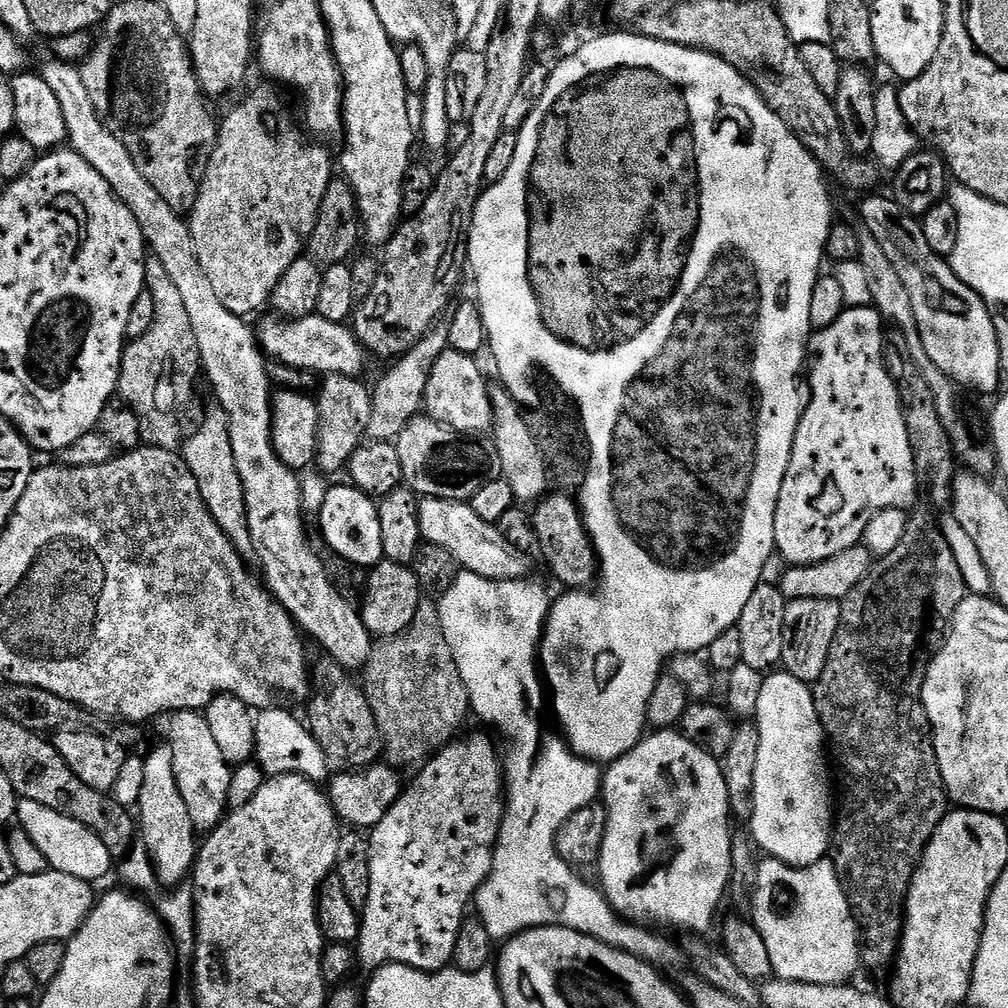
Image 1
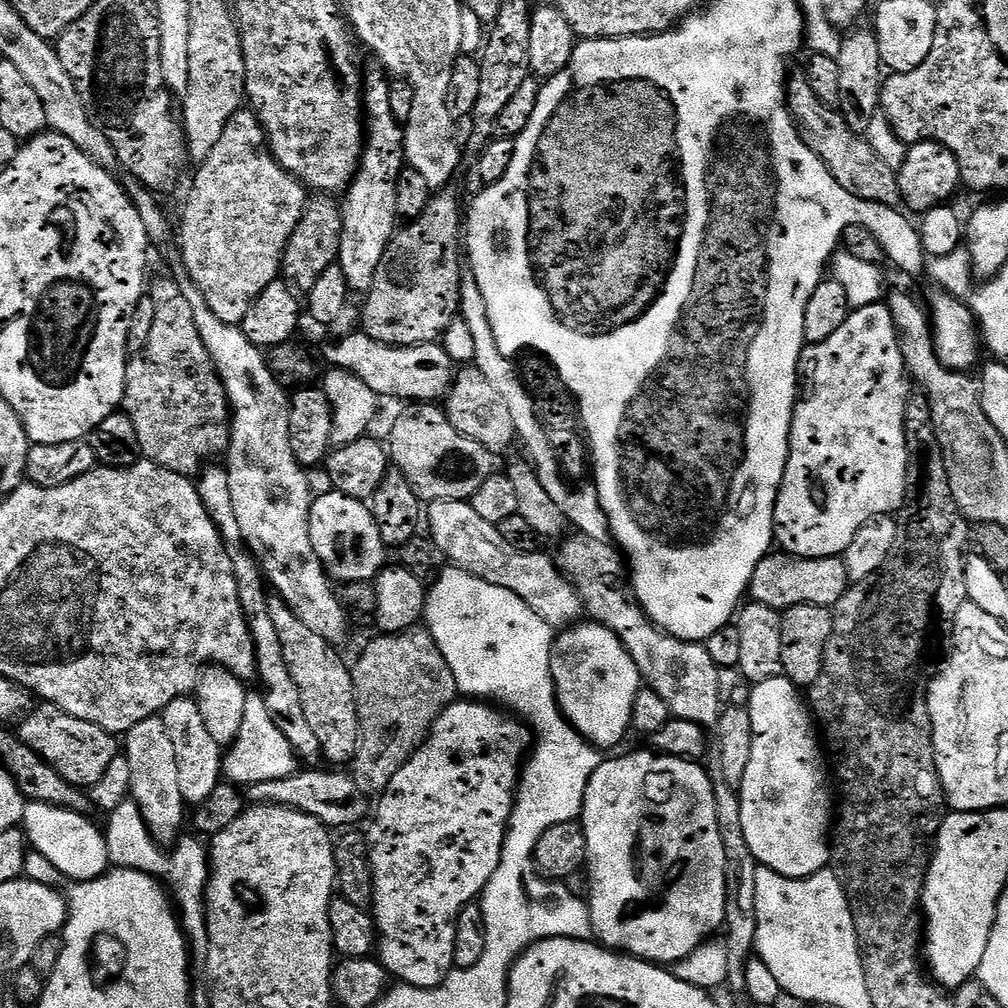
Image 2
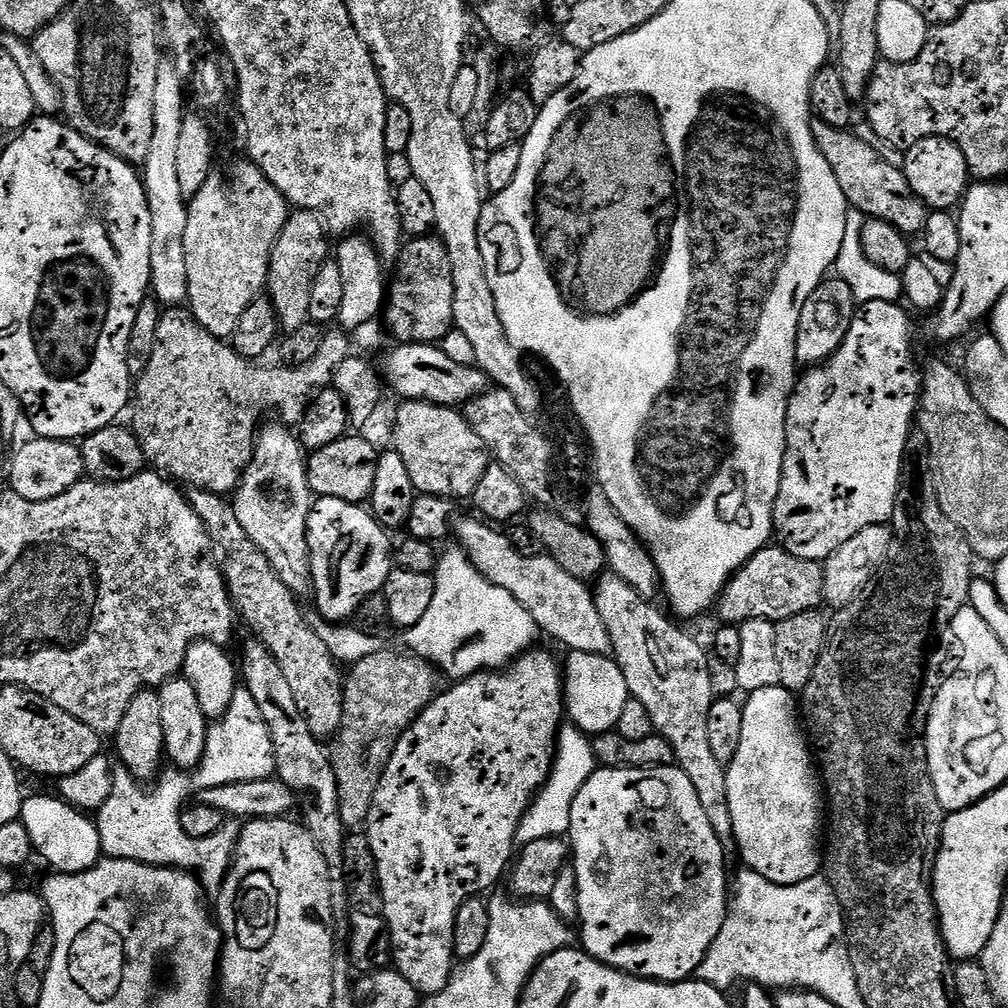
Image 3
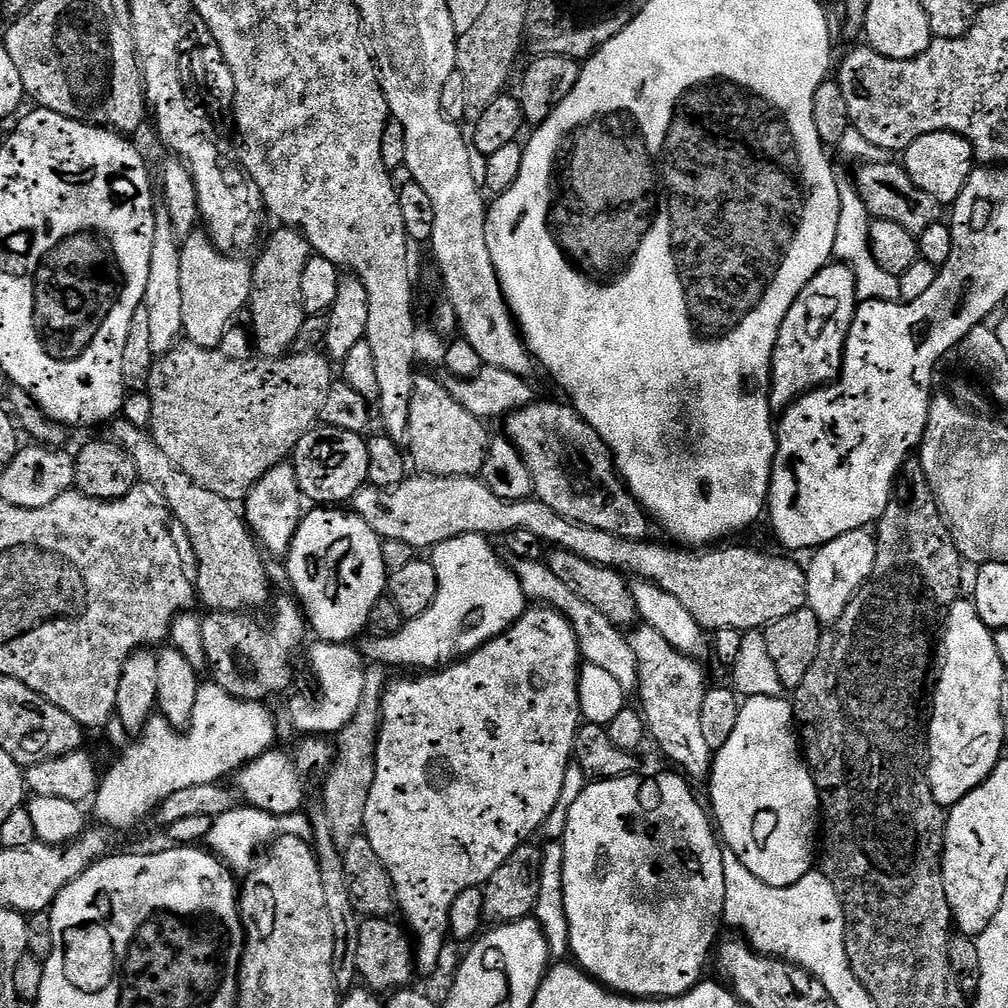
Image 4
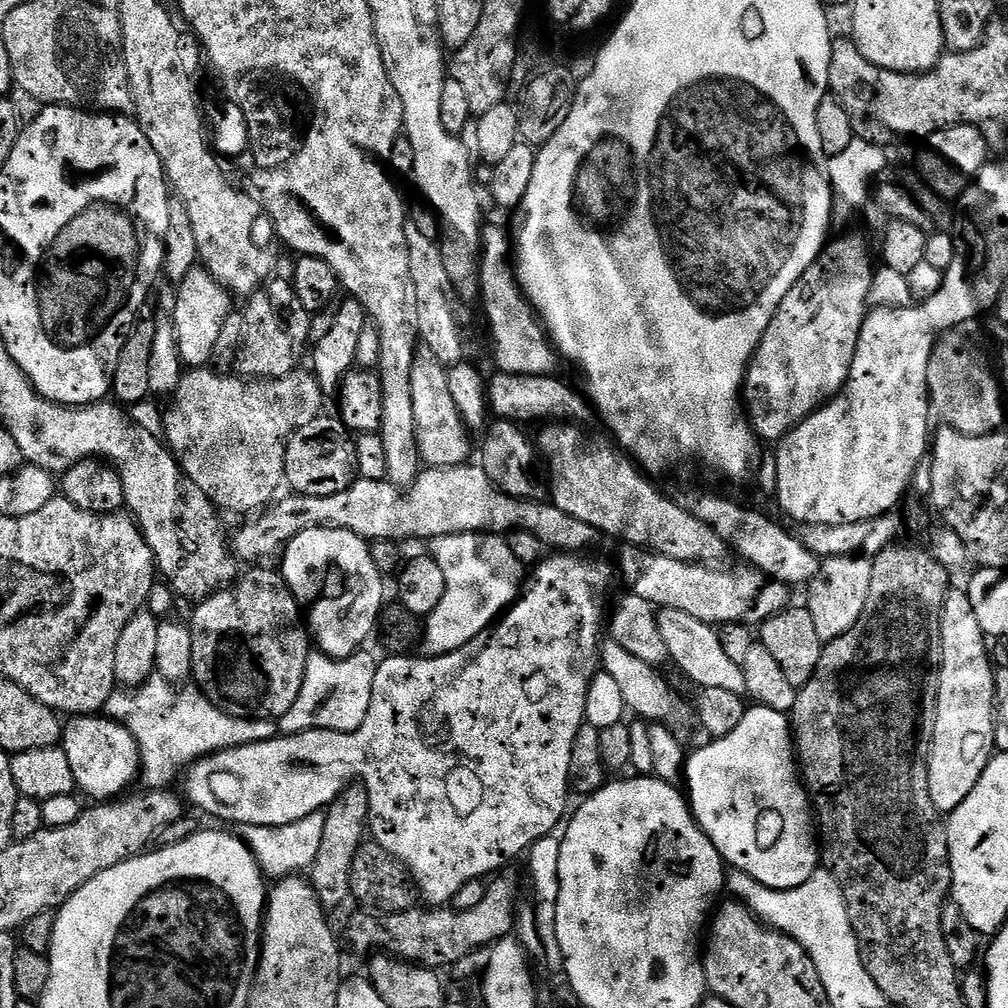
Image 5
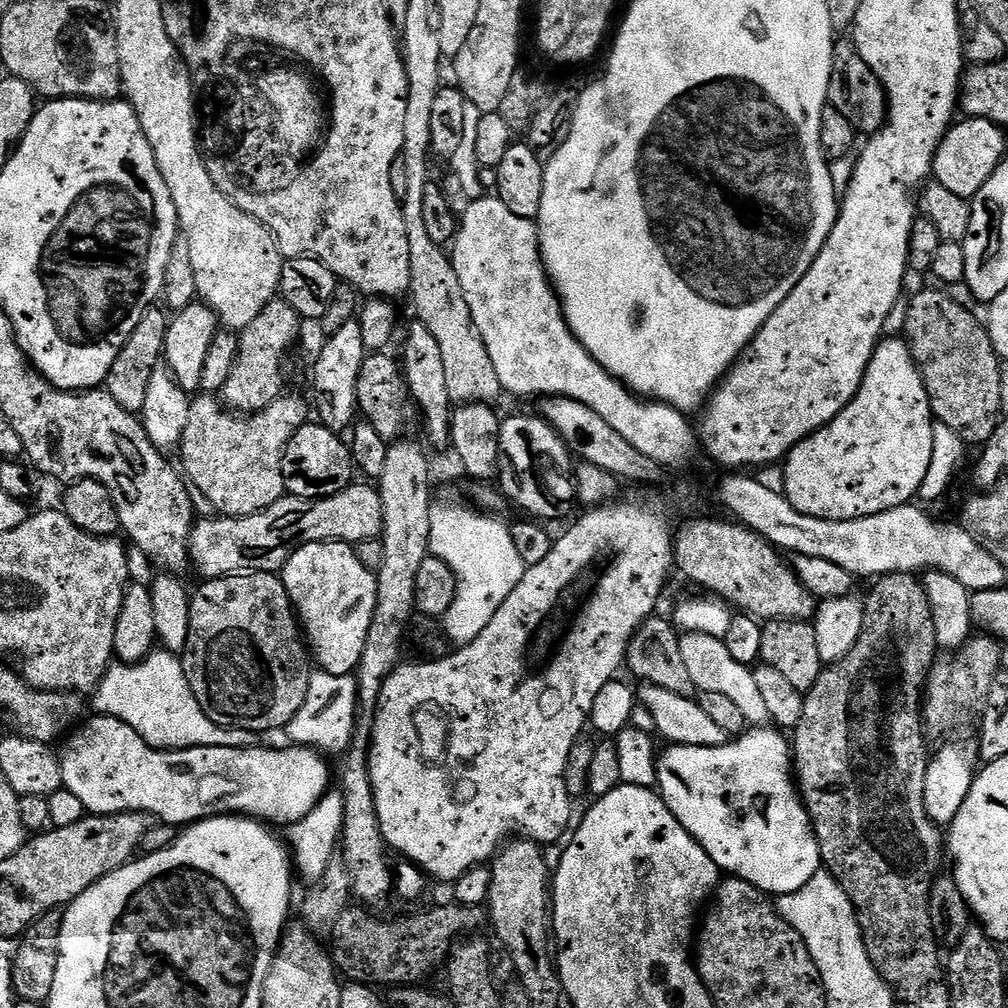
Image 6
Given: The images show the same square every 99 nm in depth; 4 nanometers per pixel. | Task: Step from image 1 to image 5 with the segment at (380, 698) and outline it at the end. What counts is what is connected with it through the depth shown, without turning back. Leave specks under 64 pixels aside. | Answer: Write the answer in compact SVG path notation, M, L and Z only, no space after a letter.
M353 782L344 789L324 812L326 830L322 832L322 846L318 848L318 858L310 869L310 883L316 892L316 897L325 909L333 910L339 904L349 903L352 887L350 874L354 866L354 858L358 854L360 845L365 843L368 823L368 789L363 783Z

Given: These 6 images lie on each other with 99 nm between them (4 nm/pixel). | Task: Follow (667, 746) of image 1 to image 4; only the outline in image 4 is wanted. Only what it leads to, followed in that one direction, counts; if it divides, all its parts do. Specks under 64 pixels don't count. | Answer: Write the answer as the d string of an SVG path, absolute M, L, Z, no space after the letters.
M643 775L623 776L613 780L597 780L585 783L582 794L574 798L566 818L564 840L564 920L568 923L568 944L572 947L575 963L583 968L593 980L605 988L642 1000L669 1000L671 996L681 996L701 983L704 963L709 963L717 943L716 935L724 920L726 900L726 874L722 870L722 844L714 831L709 813L696 801L692 793L693 785L683 775L652 776L643 780Z

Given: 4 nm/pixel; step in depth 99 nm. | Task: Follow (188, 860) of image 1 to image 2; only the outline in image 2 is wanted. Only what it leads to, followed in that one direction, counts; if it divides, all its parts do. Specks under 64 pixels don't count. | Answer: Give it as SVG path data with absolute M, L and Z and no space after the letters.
M163 715L146 718L146 722L138 722L138 726L129 730L122 740L122 755L130 764L131 799L135 800L150 834L162 846L175 845L185 831L186 801L182 798L178 783L178 758L174 755L174 741L170 738L170 730L166 730Z

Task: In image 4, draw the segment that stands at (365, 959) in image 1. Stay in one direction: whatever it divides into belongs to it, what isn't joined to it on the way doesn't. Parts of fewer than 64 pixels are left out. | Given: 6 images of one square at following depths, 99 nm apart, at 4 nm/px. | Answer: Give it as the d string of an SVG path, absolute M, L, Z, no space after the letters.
M532 606L508 631L486 642L477 652L471 652L464 659L439 670L413 675L416 676L413 680L396 680L393 684L391 681L385 687L384 695L380 698L380 737L376 739L376 773L368 799L366 835L374 846L374 854L378 854L382 866L386 866L390 874L399 911L401 913L404 911L410 932L412 927L414 960L421 973L434 971L444 956L444 943L449 943L450 940L448 919L454 900L463 891L487 884L494 870L498 870L498 866L502 866L502 862L506 862L506 858L510 858L510 854L518 850L520 843L531 841L532 835L543 829L554 806L558 806L566 782L566 770L574 760L576 731L580 729L582 723L581 667L580 643L566 617L555 608Z

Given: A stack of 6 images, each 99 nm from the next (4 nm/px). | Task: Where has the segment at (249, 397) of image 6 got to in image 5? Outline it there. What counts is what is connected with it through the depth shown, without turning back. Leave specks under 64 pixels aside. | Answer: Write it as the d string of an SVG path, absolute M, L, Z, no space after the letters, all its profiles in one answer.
M290 259L275 265L271 276L264 282L263 288L247 297L248 309L242 312L245 326L244 343L238 357L238 372L241 377L256 382L280 380L301 367L300 359L305 359L310 348L308 335L312 325L312 316L302 306L298 294L292 285L294 264Z

